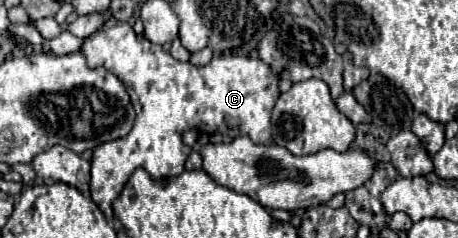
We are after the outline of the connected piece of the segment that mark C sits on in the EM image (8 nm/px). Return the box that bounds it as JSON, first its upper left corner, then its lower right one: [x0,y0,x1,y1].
[81,23,279,219]

